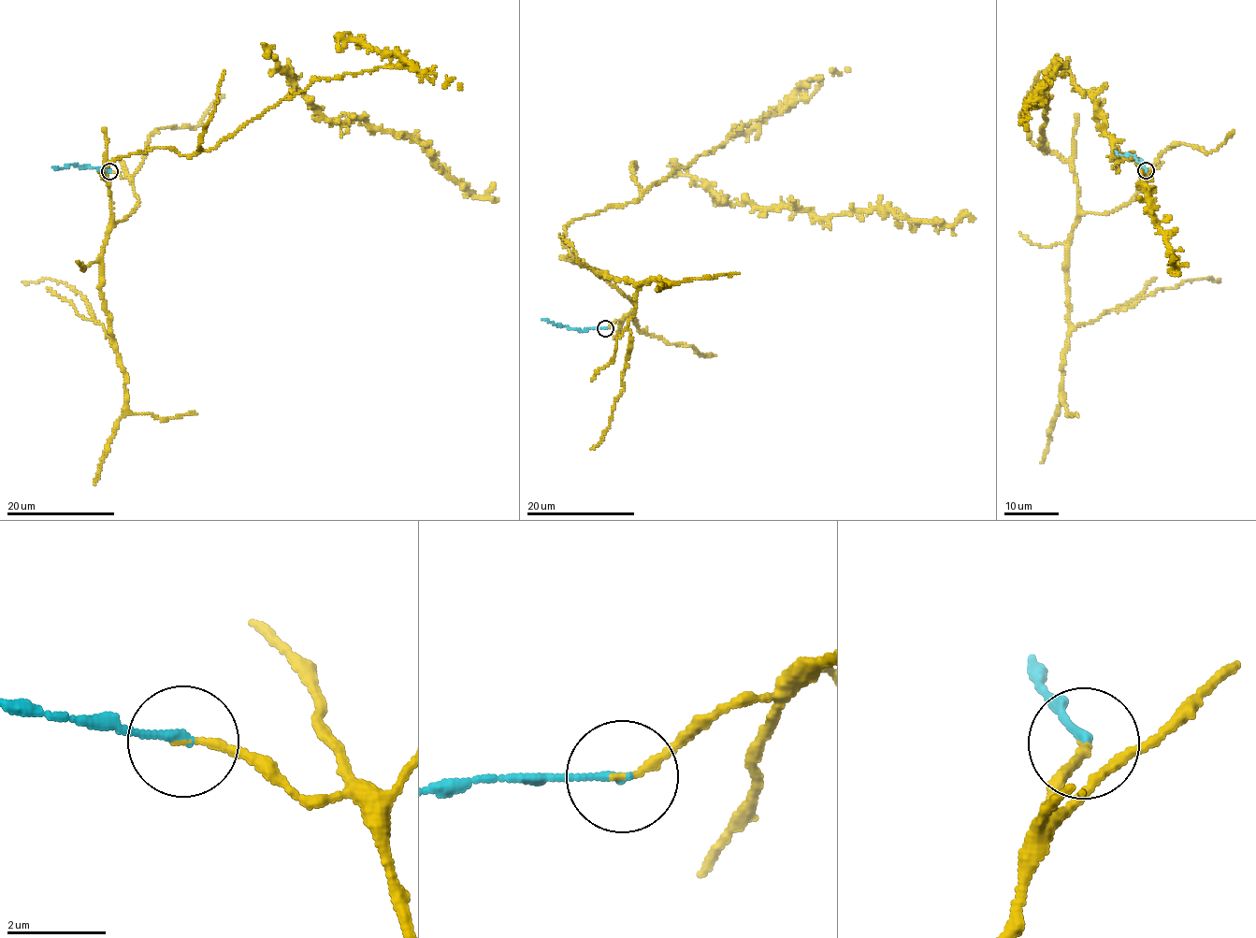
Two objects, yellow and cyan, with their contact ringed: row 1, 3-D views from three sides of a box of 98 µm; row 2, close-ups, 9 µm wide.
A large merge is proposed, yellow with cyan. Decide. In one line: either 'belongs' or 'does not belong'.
belongs

